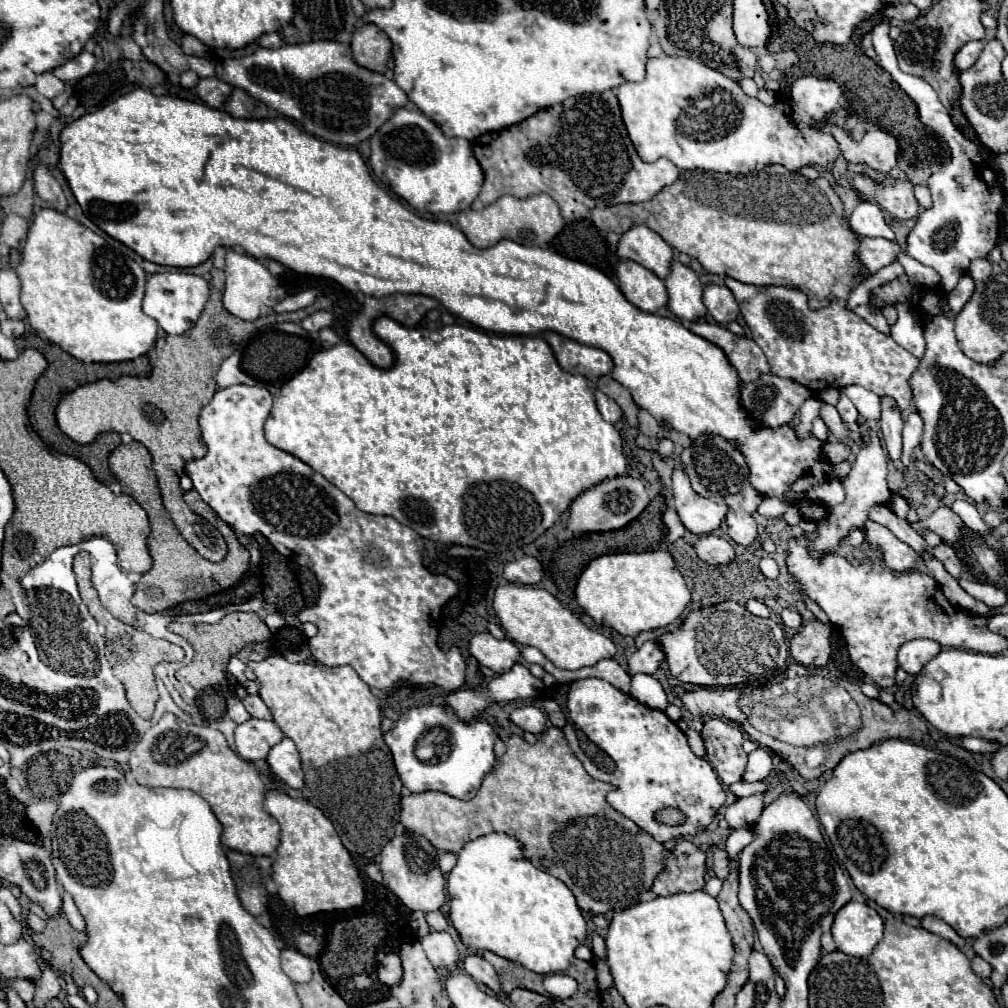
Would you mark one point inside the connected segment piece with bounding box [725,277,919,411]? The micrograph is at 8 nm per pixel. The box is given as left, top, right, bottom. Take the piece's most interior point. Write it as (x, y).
(831, 347)

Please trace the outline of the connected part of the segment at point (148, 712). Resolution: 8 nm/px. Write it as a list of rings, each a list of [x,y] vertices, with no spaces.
[[[81,551],[75,561],[73,561],[73,571],[77,575],[77,585],[79,585],[79,593],[83,597],[83,601],[87,603],[91,615],[97,619],[97,623],[101,623],[105,627],[105,637],[107,637],[107,659],[113,667],[113,673],[117,673],[117,677],[123,681],[125,685],[125,691],[127,691],[127,699],[129,703],[133,705],[133,709],[145,717],[145,719],[151,719],[153,711],[155,711],[155,703],[159,699],[159,691],[155,687],[155,675],[153,675],[153,667],[161,661],[173,661],[175,657],[181,659],[181,649],[177,649],[175,645],[163,641],[163,639],[155,639],[151,637],[149,633],[141,631],[141,629],[135,629],[131,625],[125,625],[123,621],[115,619],[99,601],[99,595],[95,591],[95,587],[91,585],[91,559],[89,559],[89,553]]]

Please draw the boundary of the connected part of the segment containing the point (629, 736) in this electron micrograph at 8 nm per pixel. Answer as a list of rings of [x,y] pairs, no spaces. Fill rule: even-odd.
[[[603,679],[571,683],[567,711],[569,723],[563,727],[563,733],[585,771],[593,779],[615,787],[615,791],[607,793],[607,801],[613,809],[635,821],[659,843],[667,843],[677,835],[697,835],[707,829],[725,803],[725,789],[711,763],[705,757],[693,755],[685,733],[675,721]],[[663,809],[679,809],[685,821],[675,827],[659,823],[657,813]]]

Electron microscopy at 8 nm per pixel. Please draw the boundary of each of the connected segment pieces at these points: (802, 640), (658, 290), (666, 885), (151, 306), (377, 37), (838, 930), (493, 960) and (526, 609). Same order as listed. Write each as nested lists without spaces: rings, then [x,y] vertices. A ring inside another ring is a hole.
[[[811,619],[791,639],[791,657],[803,667],[825,667],[831,657],[831,627]]]
[[[621,261],[617,267],[617,277],[625,297],[641,311],[657,313],[657,309],[667,305],[669,295],[665,283],[655,273],[641,267],[639,263]]]
[[[679,841],[665,859],[665,869],[655,877],[655,895],[675,895],[683,891],[697,891],[705,887],[707,855],[691,841]]]
[[[181,271],[155,273],[147,279],[143,311],[149,317],[153,317],[165,333],[181,335],[199,319],[207,299],[209,299],[209,283],[203,277],[191,275],[191,273],[181,273]]]
[[[363,25],[357,29],[351,41],[351,49],[359,65],[365,65],[377,73],[385,73],[387,59],[391,55],[391,39],[387,33],[377,29],[377,25]]]
[[[865,903],[843,905],[831,927],[839,951],[853,957],[867,957],[883,937],[883,919]]]
[[[483,951],[483,957],[495,967],[503,993],[509,995],[517,987],[525,987],[525,989],[535,991],[535,993],[545,993],[539,973],[533,973],[527,967],[523,967],[521,963],[503,959],[503,957],[499,957],[499,955],[491,953],[491,951]]]
[[[507,583],[495,591],[493,609],[507,637],[519,645],[539,649],[559,669],[581,669],[615,657],[615,643],[603,633],[587,627],[571,609],[563,607],[549,591]]]

